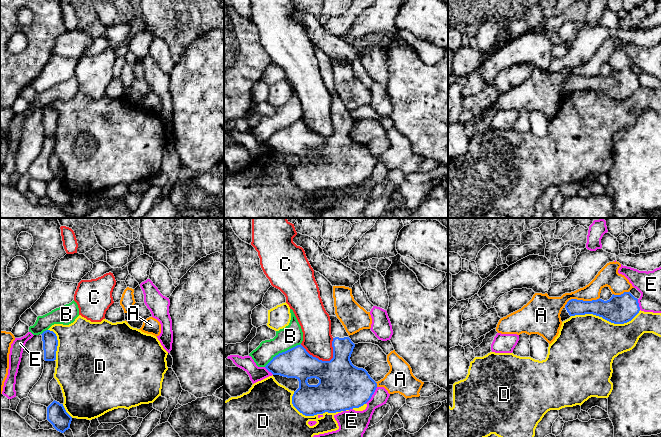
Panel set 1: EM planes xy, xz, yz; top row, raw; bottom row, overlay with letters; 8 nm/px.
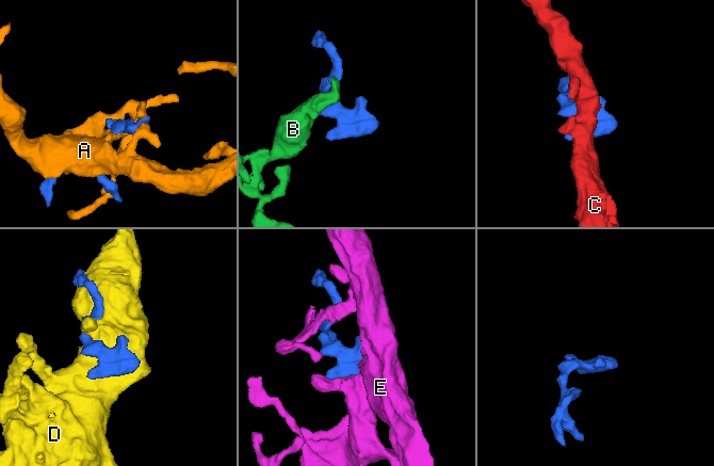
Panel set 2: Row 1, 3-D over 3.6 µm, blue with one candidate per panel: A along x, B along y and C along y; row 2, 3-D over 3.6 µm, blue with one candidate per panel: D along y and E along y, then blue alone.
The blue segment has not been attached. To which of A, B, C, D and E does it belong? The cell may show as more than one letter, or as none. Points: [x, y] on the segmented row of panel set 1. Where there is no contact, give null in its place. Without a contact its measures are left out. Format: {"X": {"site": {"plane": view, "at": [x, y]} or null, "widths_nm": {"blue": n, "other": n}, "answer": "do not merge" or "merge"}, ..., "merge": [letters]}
{"A": {"site": {"plane": "yz", "at": [581, 300]}, "widths_nm": {"blue": 170, "other": 170}, "answer": "do not merge"}, "B": {"site": {"plane": "xz", "at": [282, 352]}, "widths_nm": {"blue": 240, "other": 170}, "answer": "do not merge"}, "C": {"site": {"plane": "xz", "at": [317, 358]}, "widths_nm": {"blue": 340, "other": 240}, "answer": "do not merge"}, "D": {"site": {"plane": "yz", "at": [605, 319]}, "widths_nm": {"blue": 240, "other": 480}, "answer": "do not merge"}, "E": {"site": {"plane": "xz", "at": [372, 394]}, "widths_nm": {"blue": 380, "other": 180}, "answer": "do not merge"}, "merge": []}

